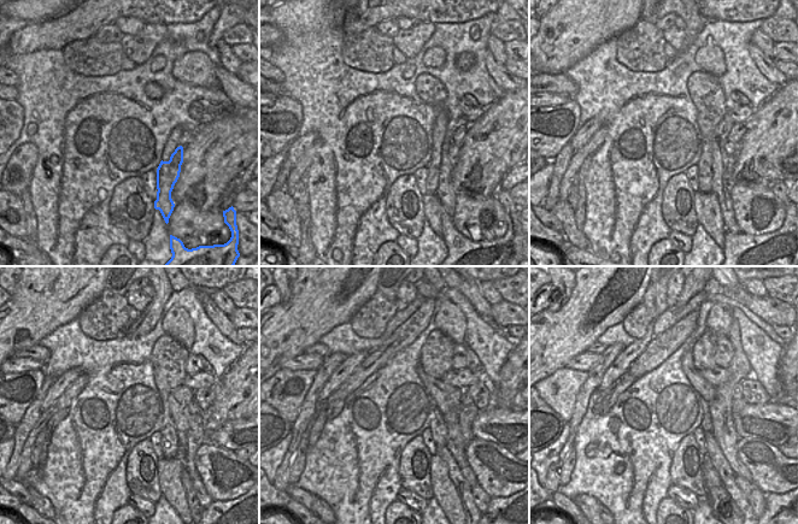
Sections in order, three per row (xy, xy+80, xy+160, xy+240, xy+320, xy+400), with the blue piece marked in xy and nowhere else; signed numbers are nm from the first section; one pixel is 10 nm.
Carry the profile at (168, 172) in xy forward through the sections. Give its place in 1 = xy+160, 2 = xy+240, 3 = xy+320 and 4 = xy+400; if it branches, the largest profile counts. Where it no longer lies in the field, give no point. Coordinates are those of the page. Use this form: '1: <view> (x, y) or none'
1: xy+160 (774, 241)
2: xy+240 (234, 511)
3: xy+320 (503, 511)
4: xy+400 (774, 511)

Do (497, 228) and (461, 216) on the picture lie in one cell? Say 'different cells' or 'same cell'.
same cell

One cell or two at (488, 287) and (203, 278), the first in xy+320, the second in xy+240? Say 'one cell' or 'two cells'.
two cells

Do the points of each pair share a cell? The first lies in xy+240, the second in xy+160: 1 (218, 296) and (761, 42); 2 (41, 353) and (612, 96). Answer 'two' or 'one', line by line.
1: one
2: two

